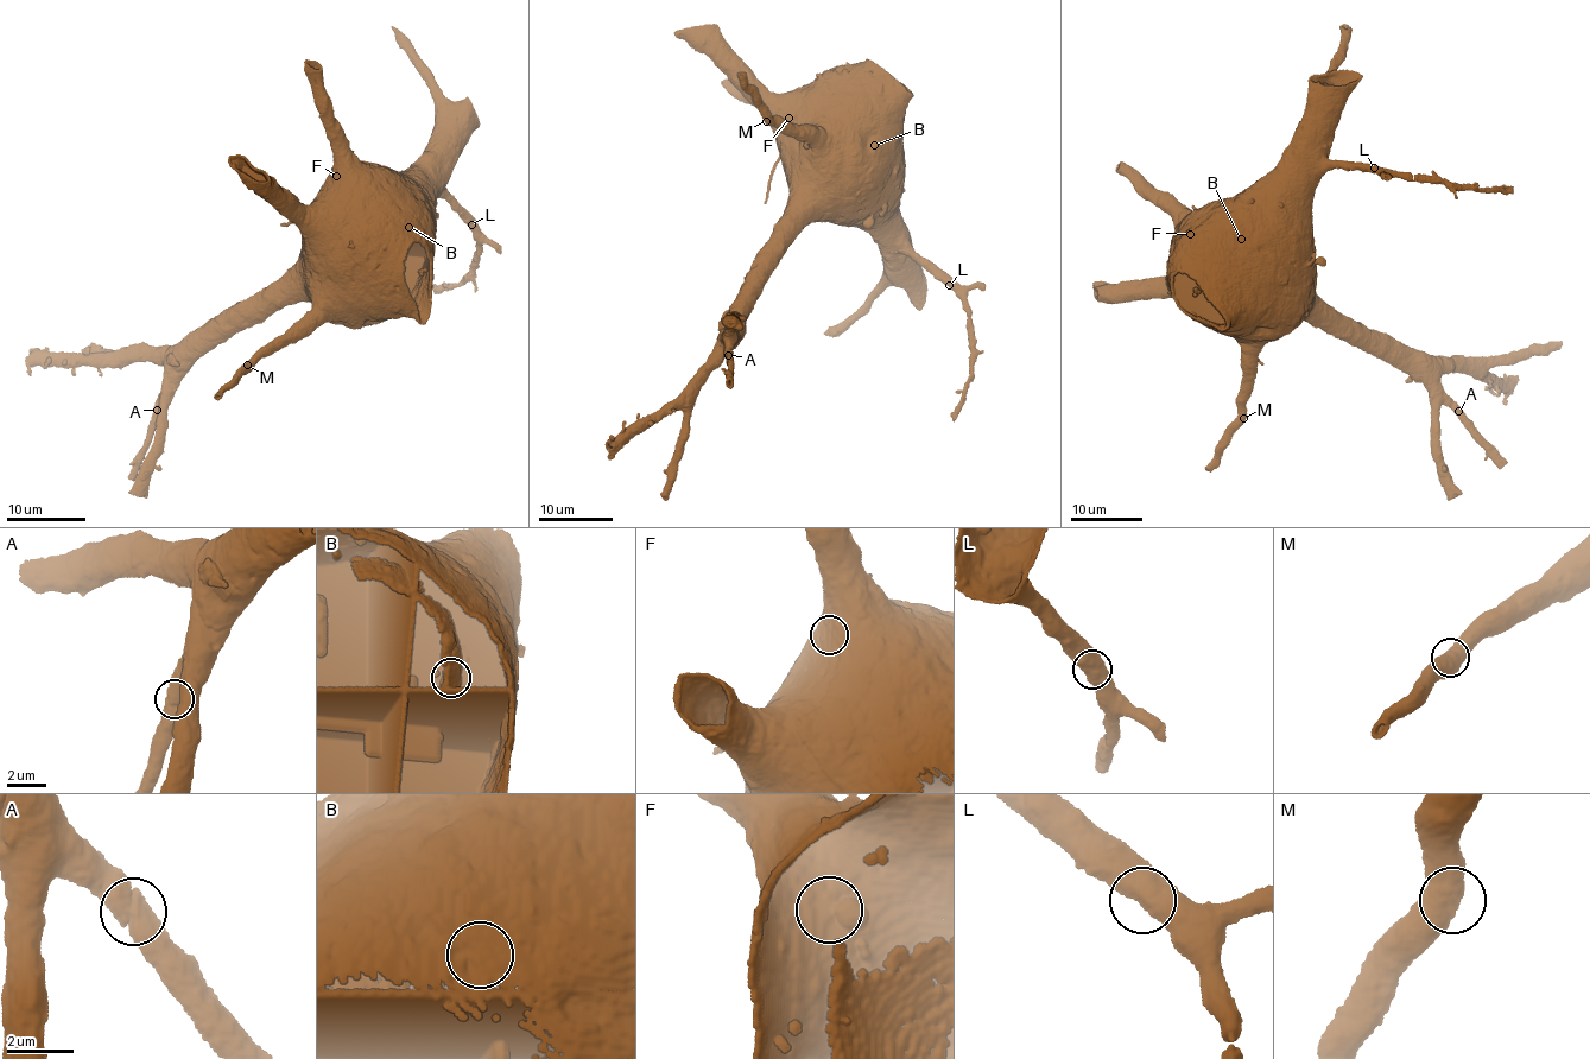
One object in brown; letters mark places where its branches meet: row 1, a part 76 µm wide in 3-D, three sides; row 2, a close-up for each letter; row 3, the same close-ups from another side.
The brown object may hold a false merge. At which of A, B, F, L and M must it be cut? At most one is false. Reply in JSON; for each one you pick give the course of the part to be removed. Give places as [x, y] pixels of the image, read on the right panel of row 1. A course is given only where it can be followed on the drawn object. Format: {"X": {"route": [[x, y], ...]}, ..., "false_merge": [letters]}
{"false_merge": []}

